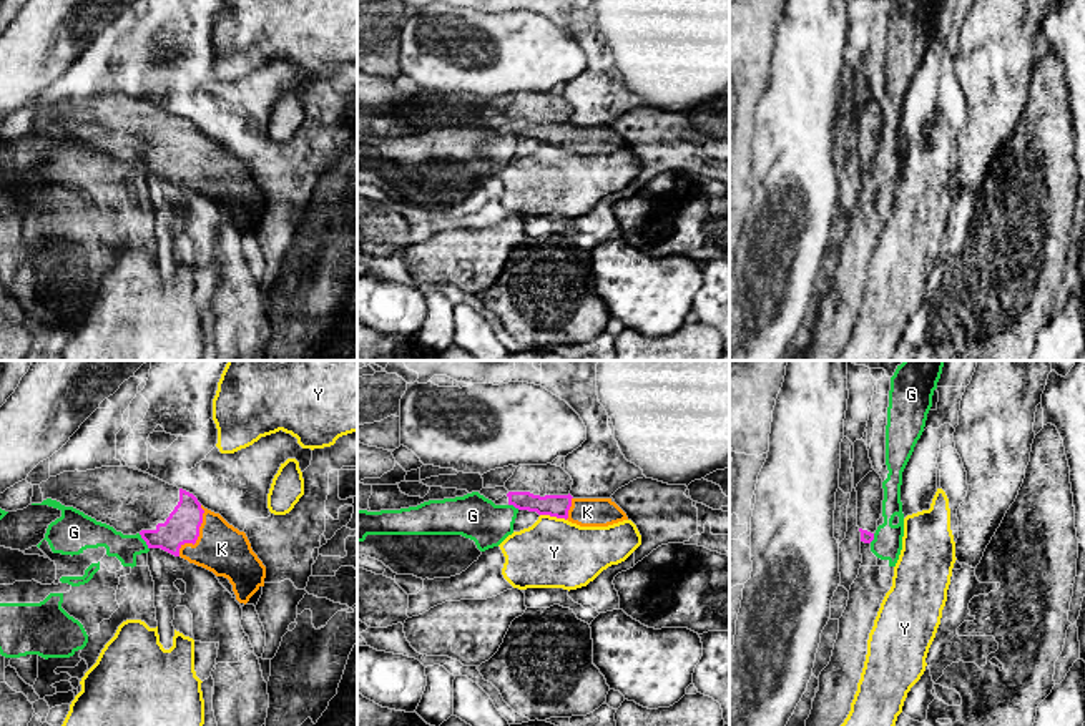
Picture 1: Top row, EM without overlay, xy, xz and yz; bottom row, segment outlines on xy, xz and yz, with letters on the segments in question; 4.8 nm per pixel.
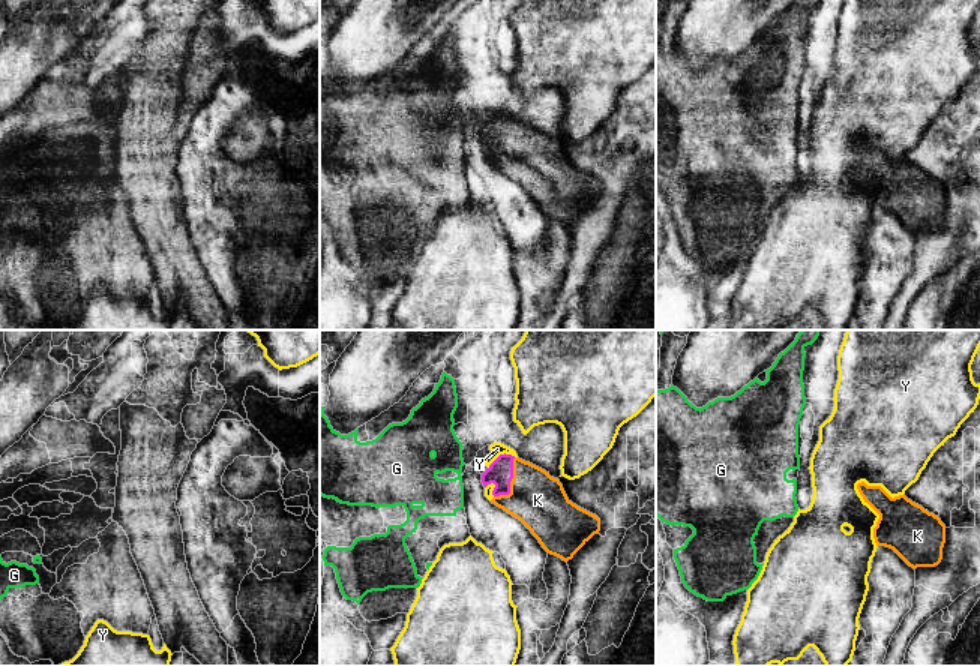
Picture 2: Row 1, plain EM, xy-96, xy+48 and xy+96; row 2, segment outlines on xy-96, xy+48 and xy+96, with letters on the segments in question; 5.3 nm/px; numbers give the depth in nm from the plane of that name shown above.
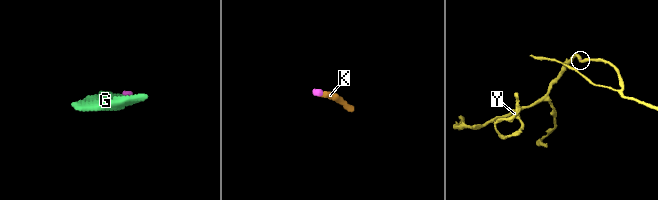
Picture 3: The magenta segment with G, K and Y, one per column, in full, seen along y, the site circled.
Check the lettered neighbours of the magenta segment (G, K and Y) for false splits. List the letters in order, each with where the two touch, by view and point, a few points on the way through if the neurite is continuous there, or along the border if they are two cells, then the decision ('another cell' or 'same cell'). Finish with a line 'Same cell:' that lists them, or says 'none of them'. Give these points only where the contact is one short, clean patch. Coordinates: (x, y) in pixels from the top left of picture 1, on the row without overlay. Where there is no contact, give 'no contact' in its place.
G: meets magenta in xy at (145, 168); border along xy (138, 161), (148, 176); another cell
K: meets magenta in xy at (198, 163); runs through xy (183, 152), (198, 163), (221, 176); same cell
Y: meets magenta in xz at (554, 143); border along xz (540, 142), (565, 148); another cell
Same cell: K

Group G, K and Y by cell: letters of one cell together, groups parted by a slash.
G / K / Y

